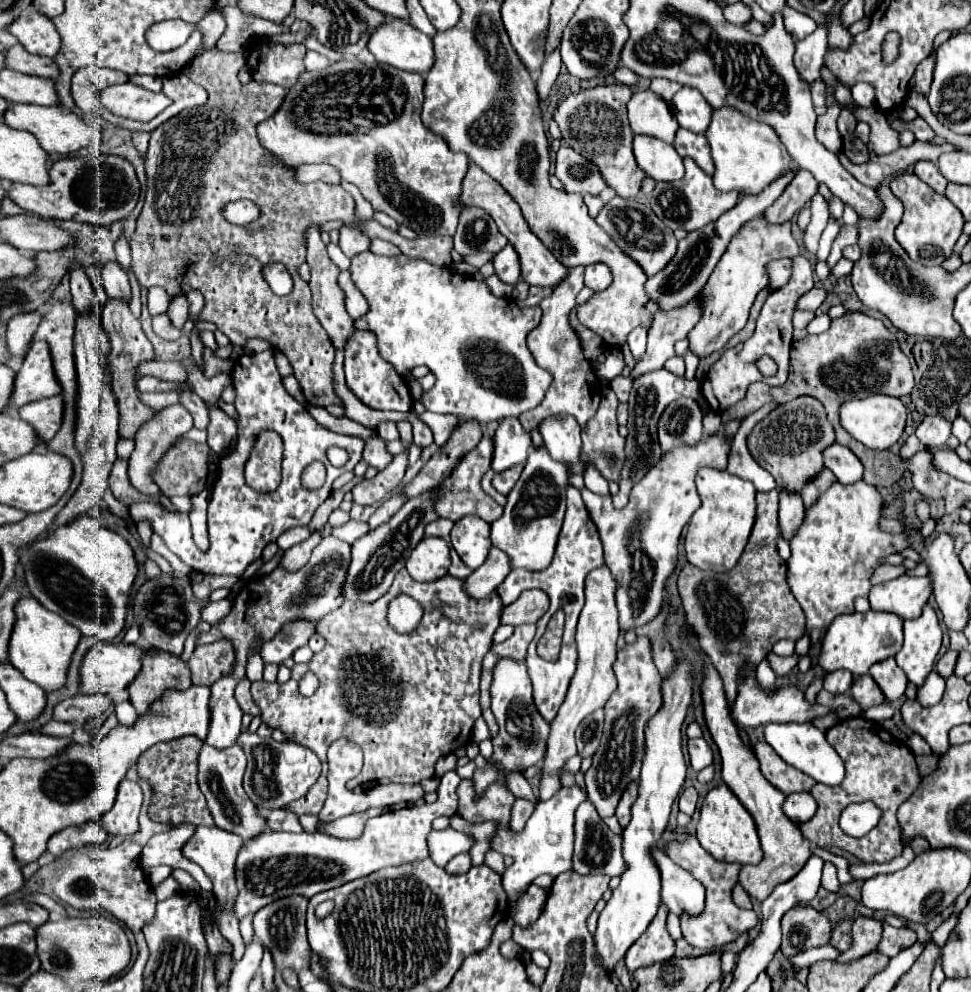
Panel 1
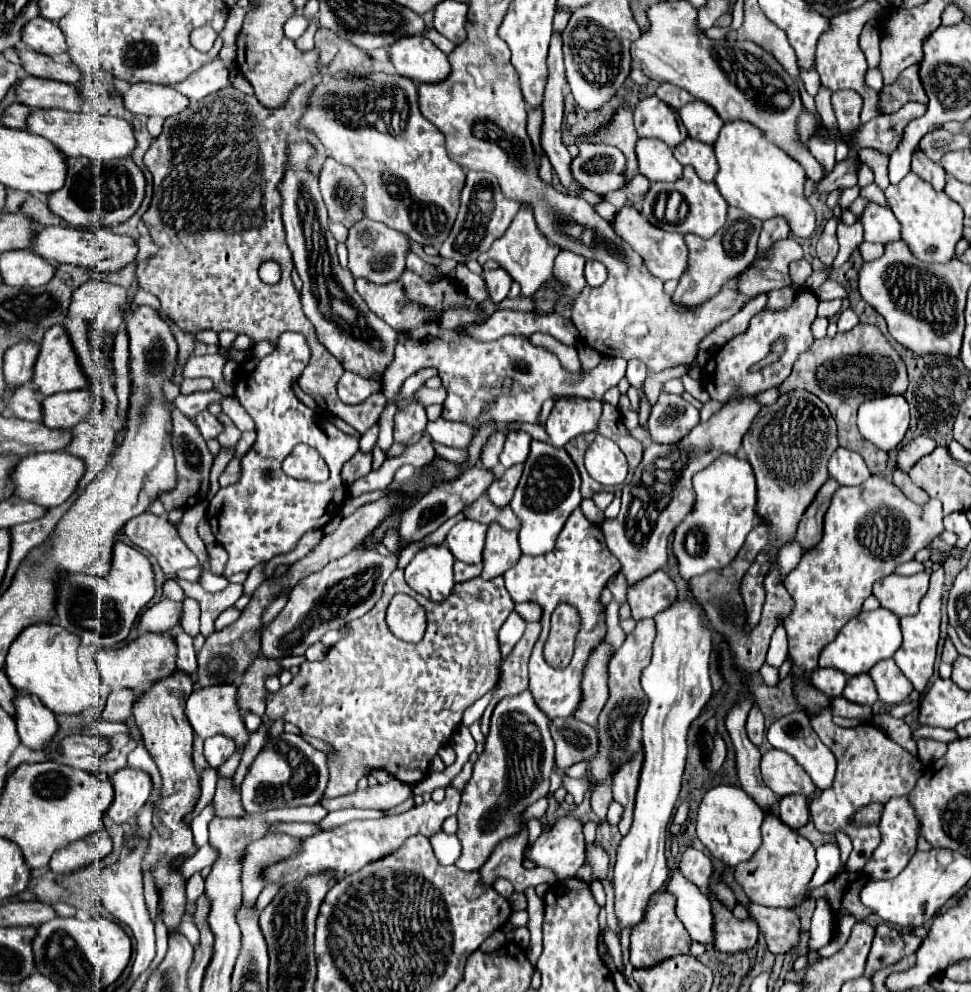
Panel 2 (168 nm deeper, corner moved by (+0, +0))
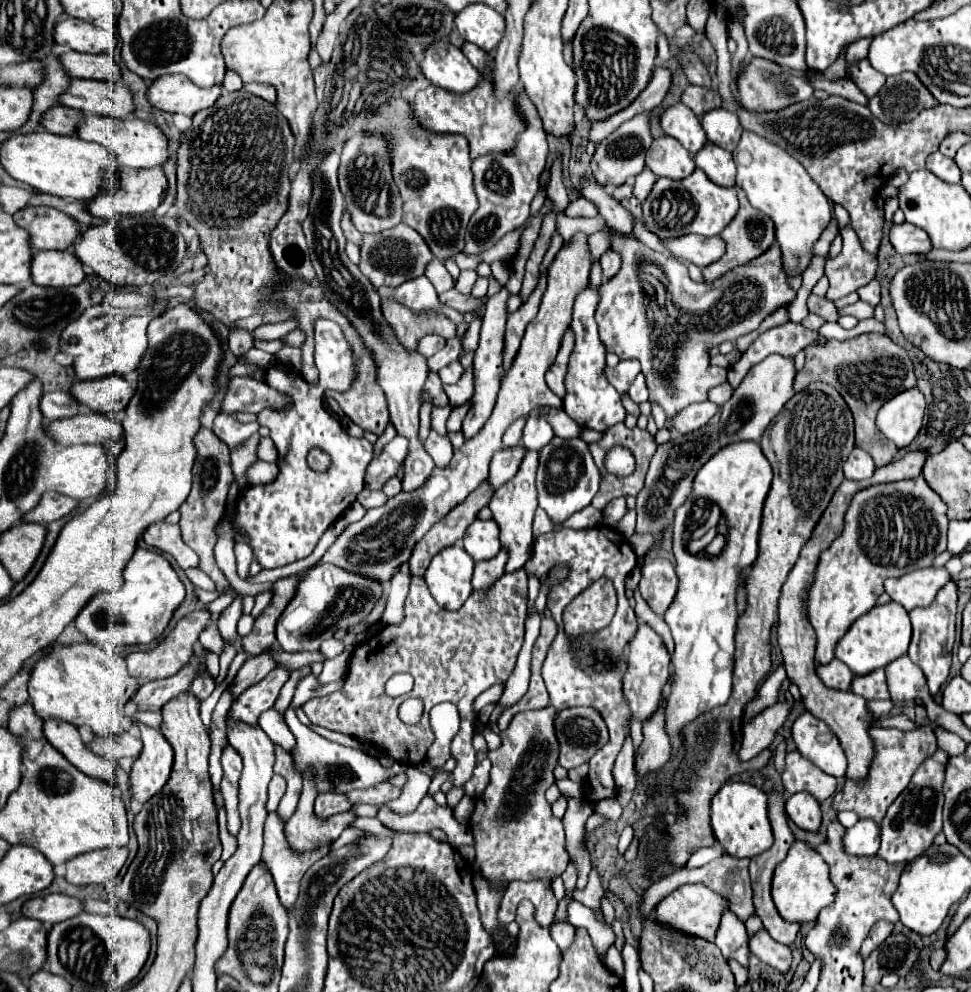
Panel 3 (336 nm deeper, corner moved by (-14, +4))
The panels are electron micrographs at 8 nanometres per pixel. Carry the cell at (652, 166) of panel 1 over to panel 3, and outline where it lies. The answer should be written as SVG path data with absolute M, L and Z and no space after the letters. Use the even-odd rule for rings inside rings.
M662 136L652 142L650 150L646 152L646 166L656 176L670 180L682 180L696 168L688 150L684 150L684 146L670 136Z

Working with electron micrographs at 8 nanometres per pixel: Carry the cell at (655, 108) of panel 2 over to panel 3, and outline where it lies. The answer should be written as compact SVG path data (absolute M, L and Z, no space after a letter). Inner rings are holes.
M674 104L670 110L666 110L662 114L660 124L664 132L676 138L692 156L708 142L706 132L700 126L700 120L684 104Z

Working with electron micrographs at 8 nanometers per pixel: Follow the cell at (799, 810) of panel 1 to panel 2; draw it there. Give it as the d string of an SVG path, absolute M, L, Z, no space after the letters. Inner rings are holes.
M790 794L790 796L780 798L780 802L778 802L778 816L780 816L780 820L784 824L788 824L794 830L806 826L808 820L810 820L806 796Z

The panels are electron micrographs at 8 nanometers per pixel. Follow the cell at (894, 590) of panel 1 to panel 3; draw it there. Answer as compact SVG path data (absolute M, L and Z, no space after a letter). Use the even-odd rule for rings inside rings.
M922 568L900 578L888 578L884 590L894 602L912 610L918 606L930 606L948 580L950 574L946 568Z

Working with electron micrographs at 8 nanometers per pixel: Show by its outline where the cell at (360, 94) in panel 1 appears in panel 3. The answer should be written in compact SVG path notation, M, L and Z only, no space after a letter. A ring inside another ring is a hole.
M394 96L380 106L380 114L368 118L370 132L384 132L392 150L394 182L404 200L404 224L412 226L438 260L454 258L464 250L466 226L478 198L472 188L468 140L458 134L428 134L410 116L410 102Z

